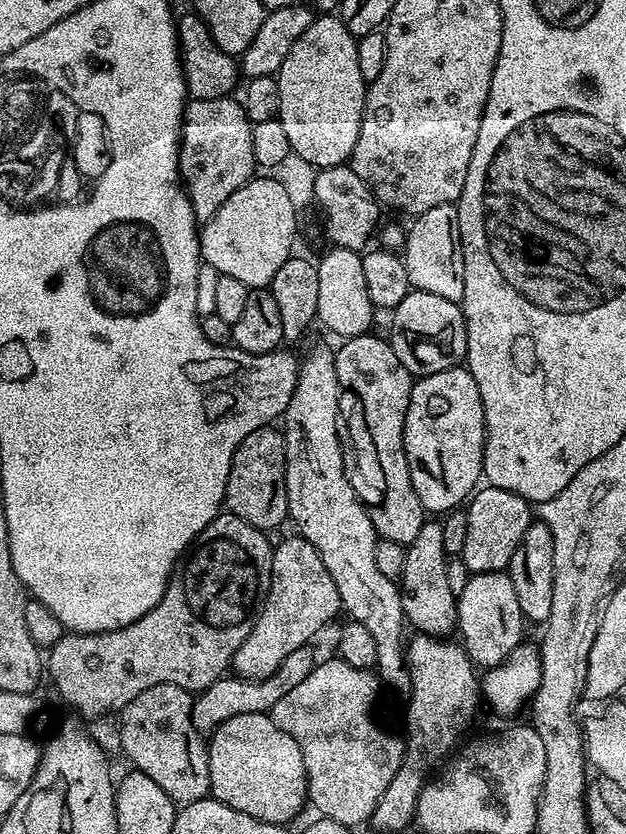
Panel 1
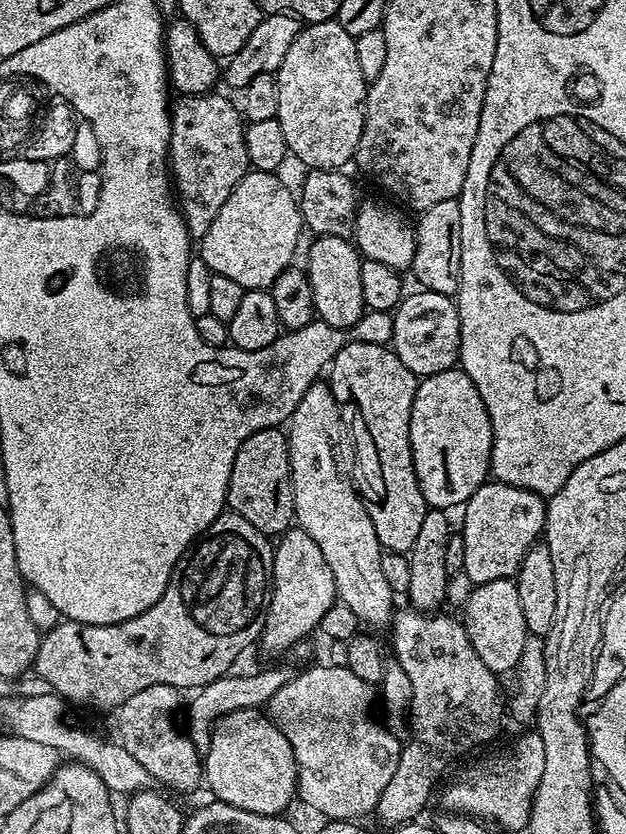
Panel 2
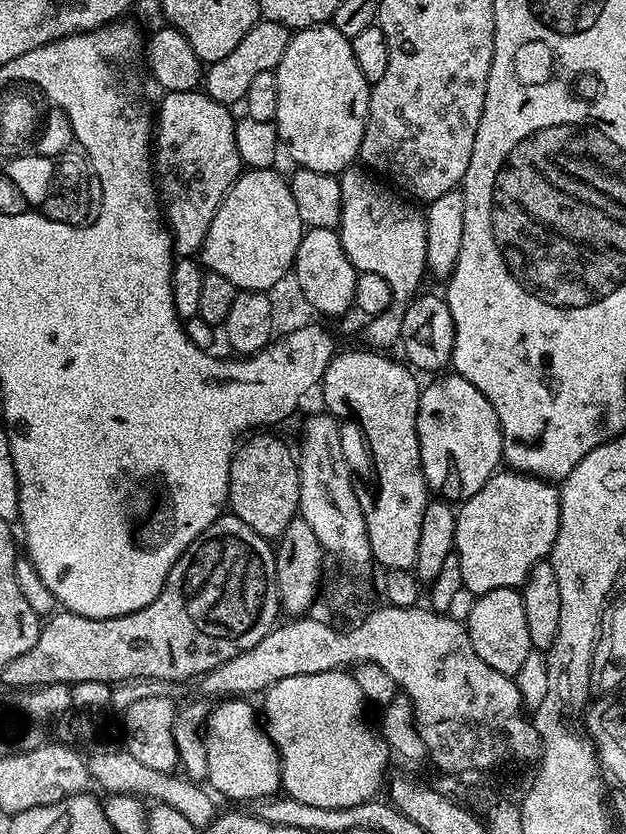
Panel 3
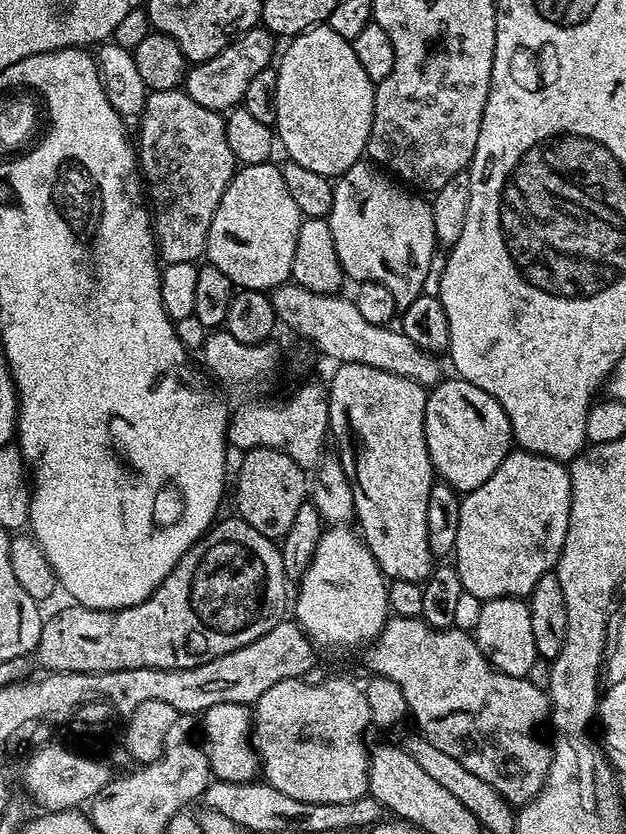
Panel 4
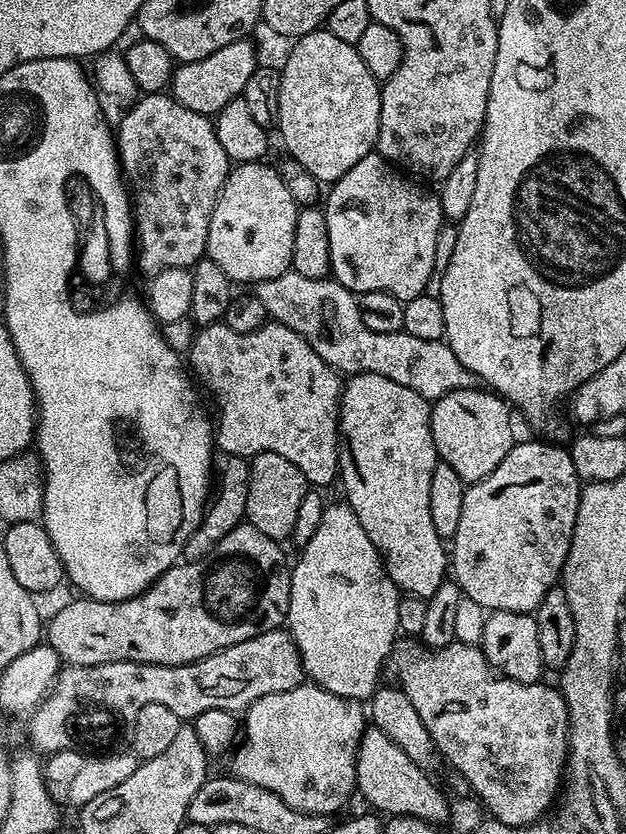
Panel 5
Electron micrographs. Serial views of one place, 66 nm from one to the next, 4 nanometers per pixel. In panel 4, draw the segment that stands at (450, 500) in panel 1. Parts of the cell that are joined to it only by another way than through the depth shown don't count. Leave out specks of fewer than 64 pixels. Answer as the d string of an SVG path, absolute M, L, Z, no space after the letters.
M459 378L441 379L428 392L426 402L426 446L433 473L443 483L467 494L482 486L513 451L512 427L506 410L486 390L478 390Z

